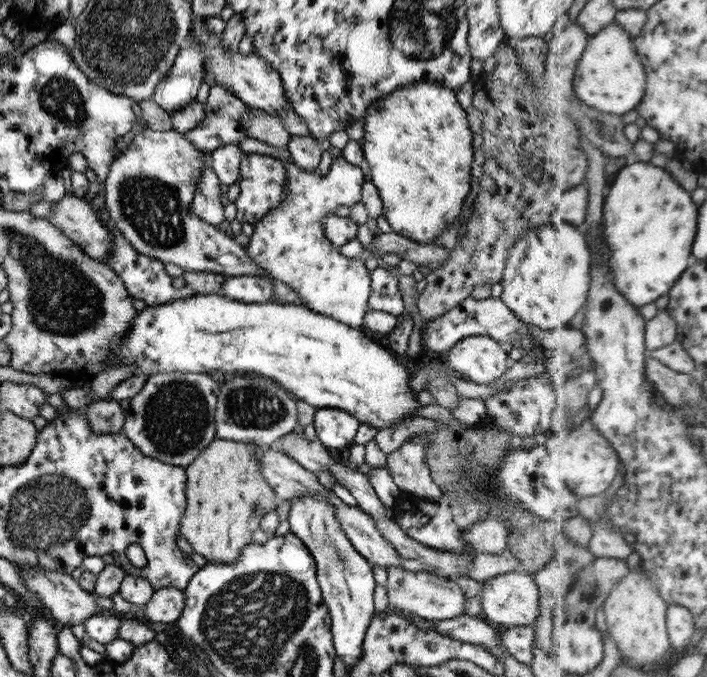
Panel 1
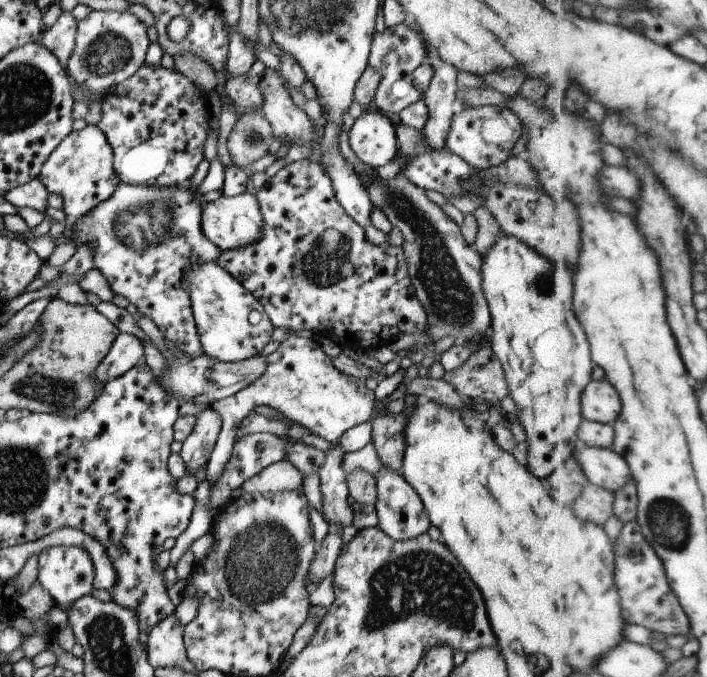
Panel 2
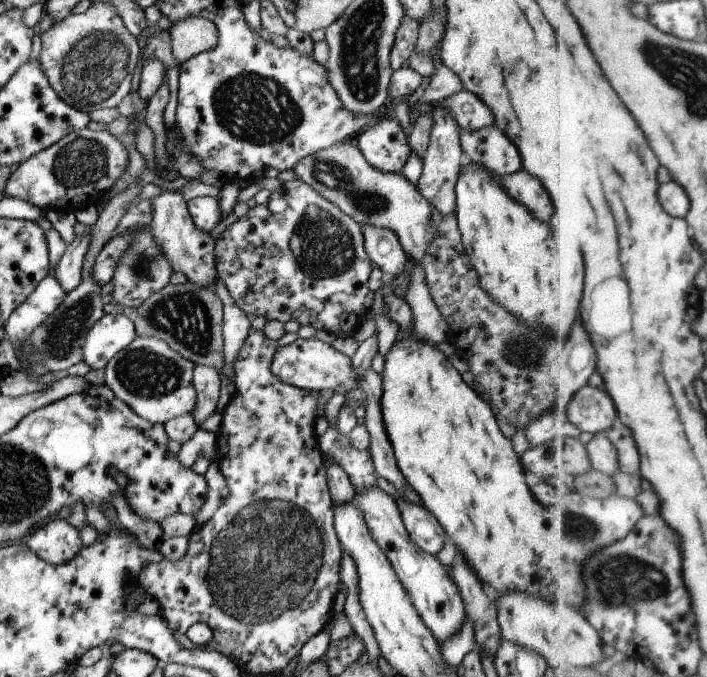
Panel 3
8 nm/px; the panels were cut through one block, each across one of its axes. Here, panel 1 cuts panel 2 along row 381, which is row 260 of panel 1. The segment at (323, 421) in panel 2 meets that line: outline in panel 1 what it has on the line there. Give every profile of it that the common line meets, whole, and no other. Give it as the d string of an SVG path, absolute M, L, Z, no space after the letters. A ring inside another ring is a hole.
M344 157L334 159L330 171L320 175L318 171L302 169L292 161L284 161L286 168L286 193L282 195L281 205L264 219L255 224L254 232L245 247L246 253L274 279L278 279L292 287L298 293L302 306L312 309L318 314L336 319L342 324L358 329L363 326L363 318L370 309L368 299L371 293L371 276L361 258L344 256L340 249L326 237L322 220L334 215L338 206L352 206L362 201L362 185L364 172L361 166L348 162Z

